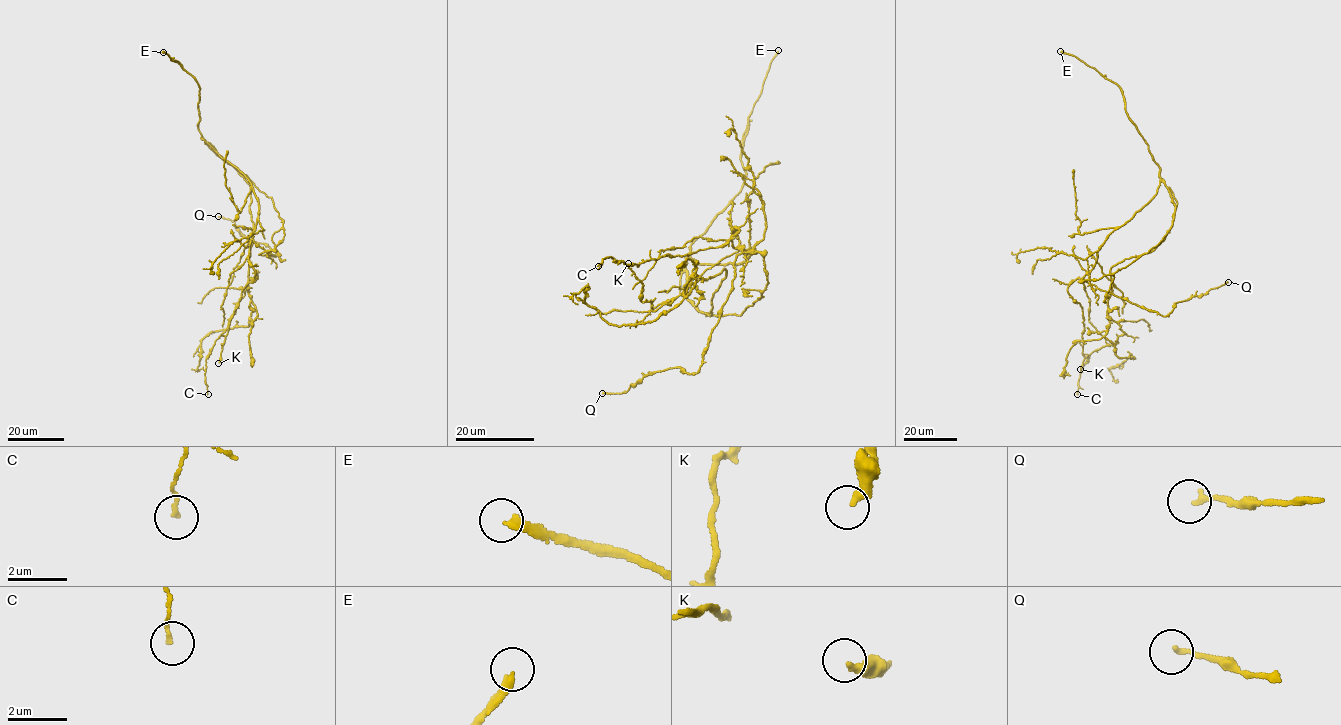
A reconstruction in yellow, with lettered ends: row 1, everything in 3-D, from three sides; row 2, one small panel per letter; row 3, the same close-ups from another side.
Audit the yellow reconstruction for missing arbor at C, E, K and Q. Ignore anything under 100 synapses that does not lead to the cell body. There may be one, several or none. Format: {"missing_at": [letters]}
{"missing_at": ["E"]}

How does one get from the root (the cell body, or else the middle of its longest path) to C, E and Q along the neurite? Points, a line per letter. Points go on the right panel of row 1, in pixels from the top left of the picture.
C: (1173, 222), (1152, 250), (1111, 268), (1107, 316), (1126, 333), (1089, 355), (1077, 394)
E: (1173, 222), (1173, 199), (1161, 179), (1159, 166), (1148, 144), (1126, 111), (1120, 88), (1076, 57), (1060, 51)
Q: (1173, 222), (1159, 243), (1126, 267), (1082, 281), (1164, 316), (1176, 302), (1228, 282)

